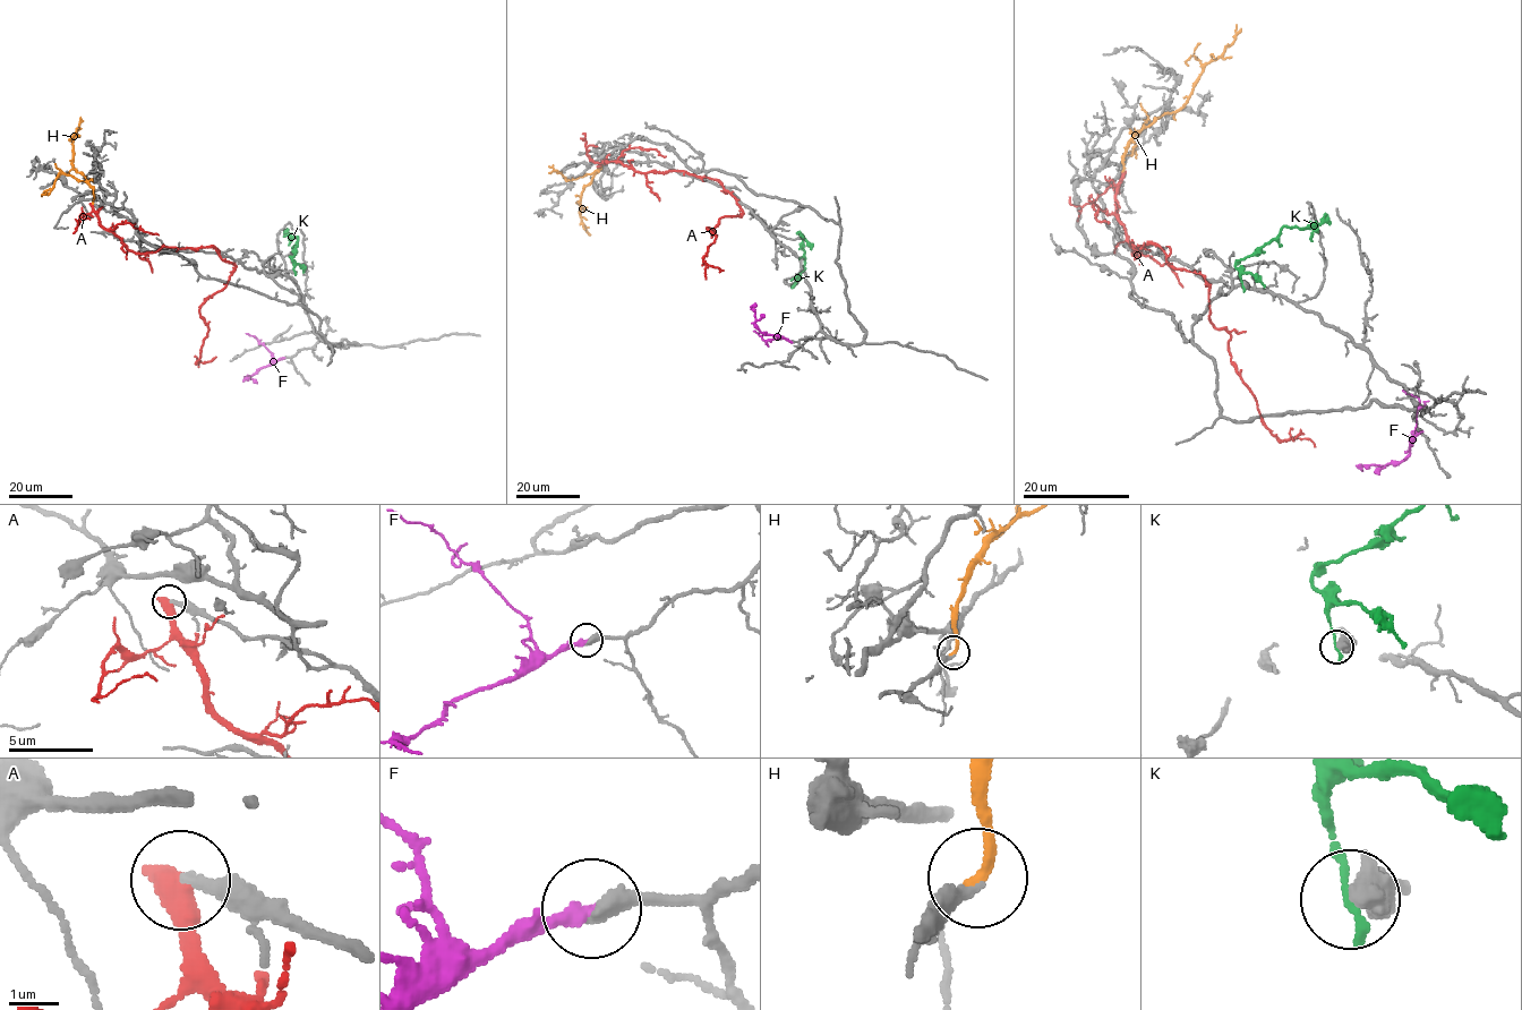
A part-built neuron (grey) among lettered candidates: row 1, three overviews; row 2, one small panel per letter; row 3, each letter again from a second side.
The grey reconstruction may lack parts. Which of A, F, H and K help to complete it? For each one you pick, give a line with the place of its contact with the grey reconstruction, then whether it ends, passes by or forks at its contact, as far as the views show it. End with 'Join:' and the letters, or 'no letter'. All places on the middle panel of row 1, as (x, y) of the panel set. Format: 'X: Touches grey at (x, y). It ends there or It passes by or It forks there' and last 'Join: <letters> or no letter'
H: Touches grey at (599, 165). It ends there
Join: H

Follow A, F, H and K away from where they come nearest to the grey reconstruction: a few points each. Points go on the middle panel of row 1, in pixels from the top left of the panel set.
A: (599, 164), (716, 179), (743, 212), (707, 229), (716, 238), (703, 258), (723, 270)
F: (791, 342), (764, 335), (754, 324), (754, 310), (750, 307)
H: (599, 164), (591, 181), (583, 188), (580, 202), (581, 220), (588, 232)
K: (802, 236), (800, 232), (804, 270), (791, 288)

